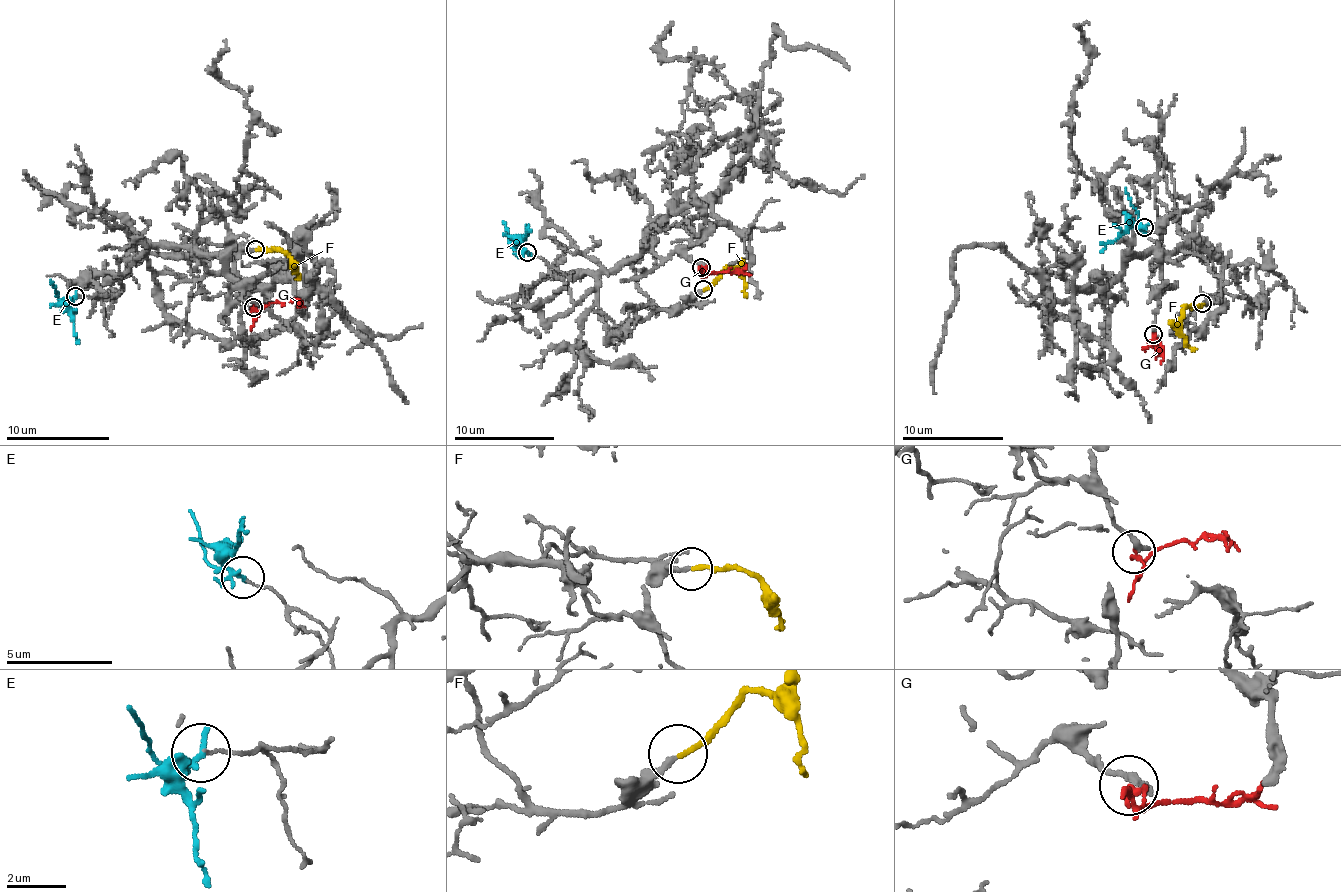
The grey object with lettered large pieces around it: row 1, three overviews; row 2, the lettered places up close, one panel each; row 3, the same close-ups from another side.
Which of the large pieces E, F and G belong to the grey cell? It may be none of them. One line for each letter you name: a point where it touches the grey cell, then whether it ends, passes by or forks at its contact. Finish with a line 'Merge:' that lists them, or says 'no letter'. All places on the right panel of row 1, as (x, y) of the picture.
F: meets grey at (1202, 303); it ends there
Merge: F

